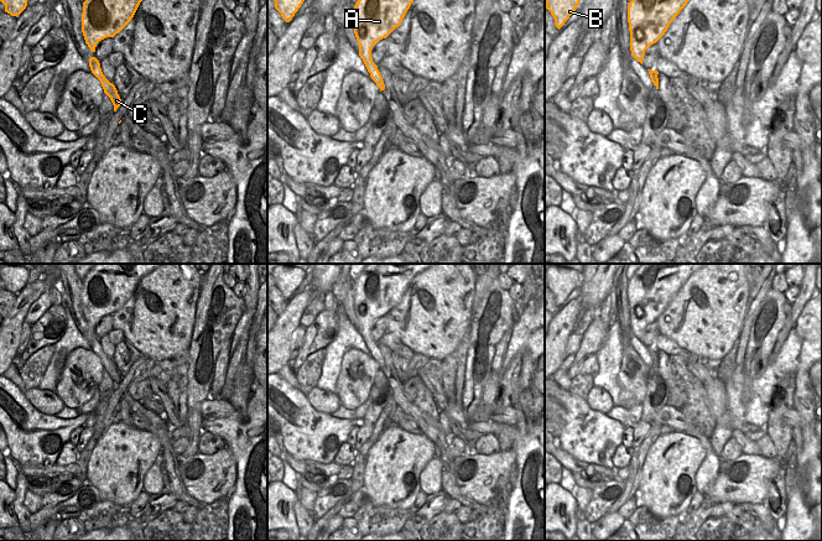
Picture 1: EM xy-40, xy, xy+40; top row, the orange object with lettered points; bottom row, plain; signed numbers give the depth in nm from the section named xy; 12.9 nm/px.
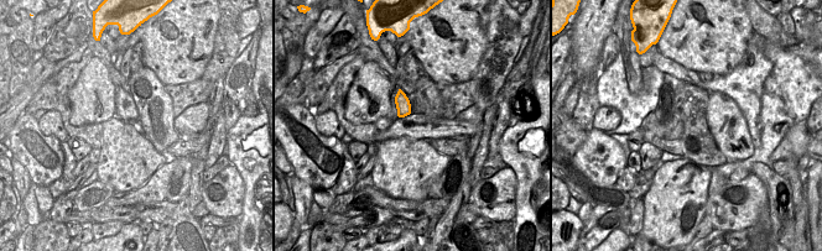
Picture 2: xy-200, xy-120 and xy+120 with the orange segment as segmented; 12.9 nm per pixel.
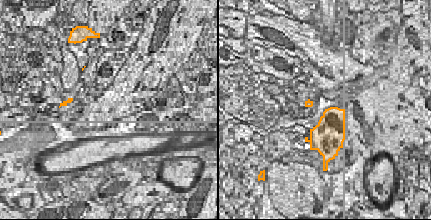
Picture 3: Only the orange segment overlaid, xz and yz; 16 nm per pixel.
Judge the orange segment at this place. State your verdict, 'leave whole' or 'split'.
leave whole

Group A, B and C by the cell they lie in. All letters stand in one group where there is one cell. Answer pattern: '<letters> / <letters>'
A B C

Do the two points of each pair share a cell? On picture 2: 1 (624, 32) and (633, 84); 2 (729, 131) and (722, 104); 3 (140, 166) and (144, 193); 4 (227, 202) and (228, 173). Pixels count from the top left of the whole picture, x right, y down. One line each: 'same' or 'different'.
1: same
2: same
3: different
4: same

